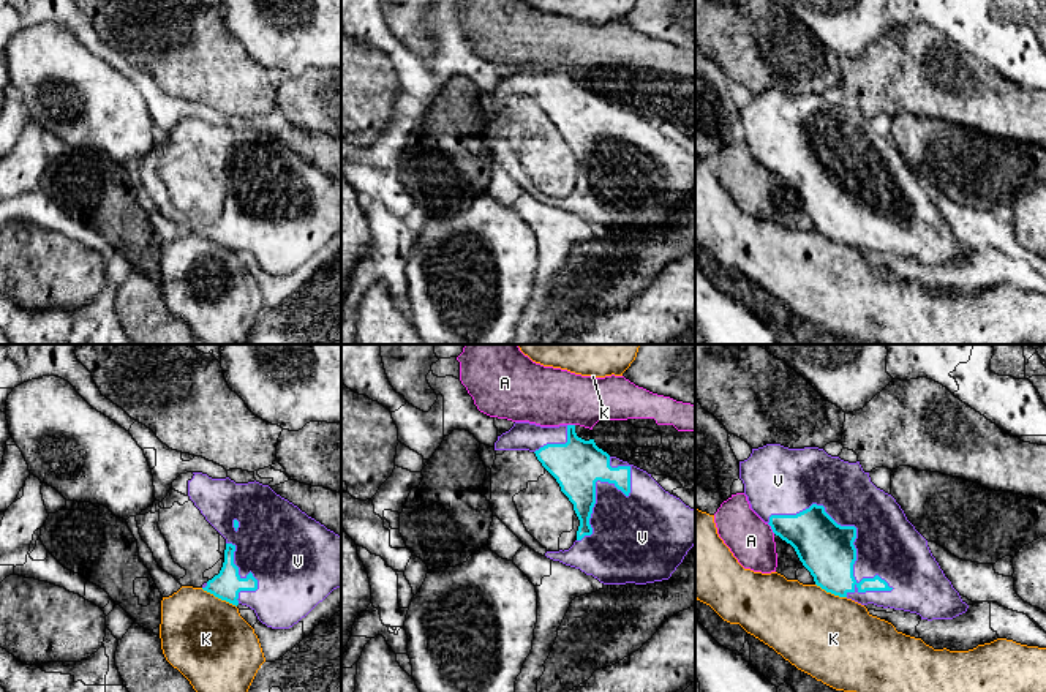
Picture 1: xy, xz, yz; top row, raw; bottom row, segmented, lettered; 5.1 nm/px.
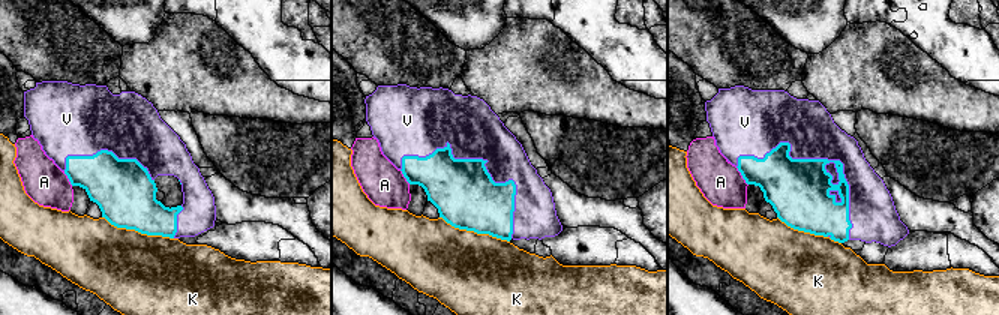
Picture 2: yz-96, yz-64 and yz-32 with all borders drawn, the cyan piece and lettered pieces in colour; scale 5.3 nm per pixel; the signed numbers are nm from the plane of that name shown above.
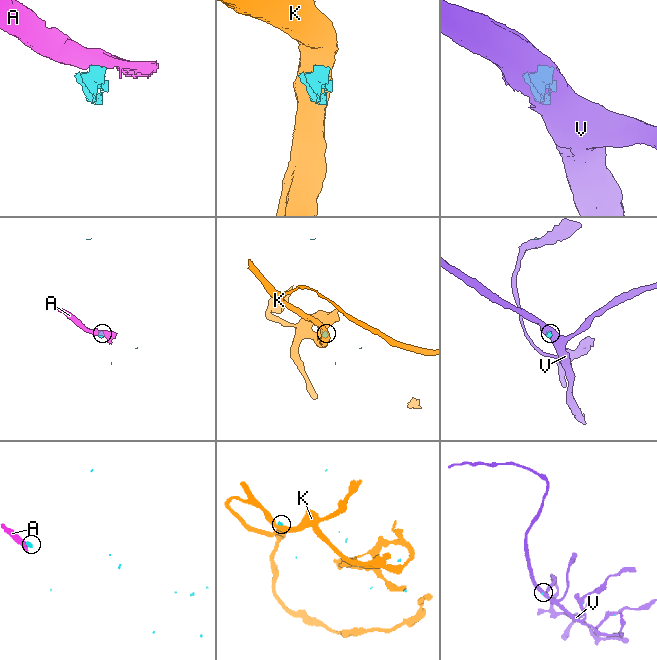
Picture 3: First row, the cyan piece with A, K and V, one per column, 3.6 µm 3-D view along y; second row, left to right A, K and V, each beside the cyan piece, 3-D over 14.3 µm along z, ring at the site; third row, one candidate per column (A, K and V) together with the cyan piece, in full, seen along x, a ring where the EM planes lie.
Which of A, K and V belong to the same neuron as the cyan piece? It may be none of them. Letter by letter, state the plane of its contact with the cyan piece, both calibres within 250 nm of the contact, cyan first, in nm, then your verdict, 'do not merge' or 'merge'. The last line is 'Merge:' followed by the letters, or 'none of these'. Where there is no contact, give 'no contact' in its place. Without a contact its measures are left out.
A: yz | 260/240 nm | do not merge
K: xy | 150/420 nm | do not merge
V: yz | 280/320 nm | merge
Merge: V

